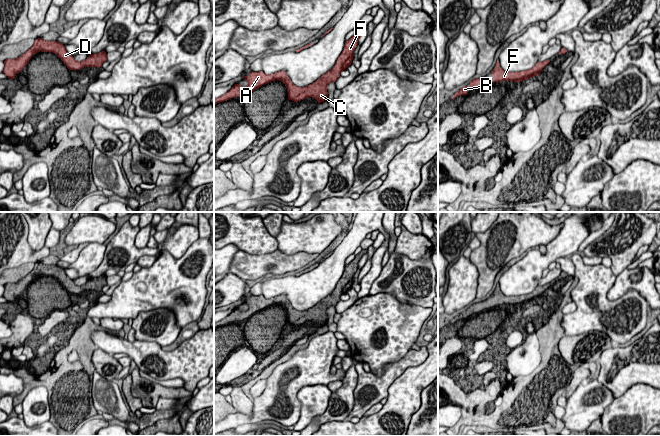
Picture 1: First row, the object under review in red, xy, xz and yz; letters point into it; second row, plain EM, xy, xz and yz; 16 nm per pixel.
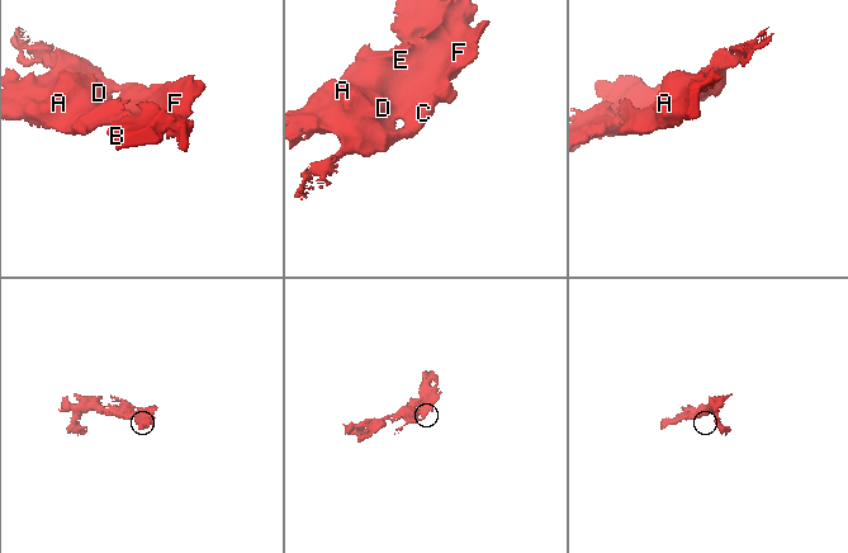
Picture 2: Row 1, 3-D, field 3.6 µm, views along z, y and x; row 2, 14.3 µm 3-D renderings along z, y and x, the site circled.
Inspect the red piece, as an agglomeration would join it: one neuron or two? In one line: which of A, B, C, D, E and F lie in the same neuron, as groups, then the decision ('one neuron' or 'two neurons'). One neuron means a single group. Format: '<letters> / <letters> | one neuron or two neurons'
A B C D E F | one neuron

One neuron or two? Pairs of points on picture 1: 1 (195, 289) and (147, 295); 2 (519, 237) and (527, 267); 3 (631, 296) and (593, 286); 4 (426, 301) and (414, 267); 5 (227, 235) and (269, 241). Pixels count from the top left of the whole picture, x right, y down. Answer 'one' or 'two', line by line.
1: one
2: two
3: one
4: one
5: one

